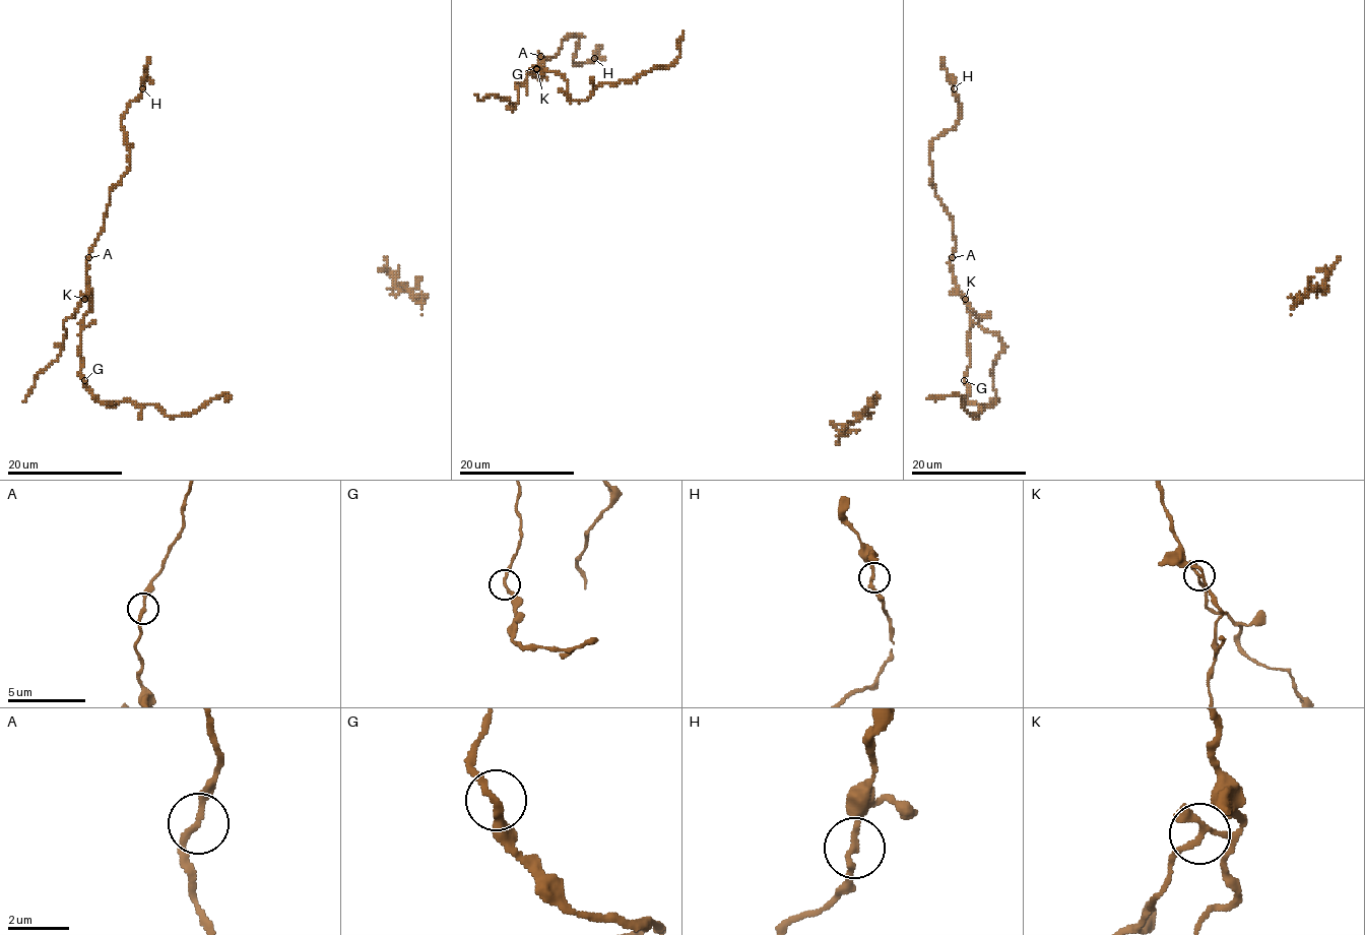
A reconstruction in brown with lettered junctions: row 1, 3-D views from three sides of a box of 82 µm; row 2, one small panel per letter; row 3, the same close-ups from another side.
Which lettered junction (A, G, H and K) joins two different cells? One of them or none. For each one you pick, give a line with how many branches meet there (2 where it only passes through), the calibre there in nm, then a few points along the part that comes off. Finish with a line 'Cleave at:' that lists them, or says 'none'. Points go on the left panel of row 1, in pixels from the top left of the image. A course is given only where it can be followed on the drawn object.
K: branches 2; calibre 200 nm; course (84, 298), (64, 324), (67, 334), (60, 356), (41, 370), (25, 402)
Cleave at: K

